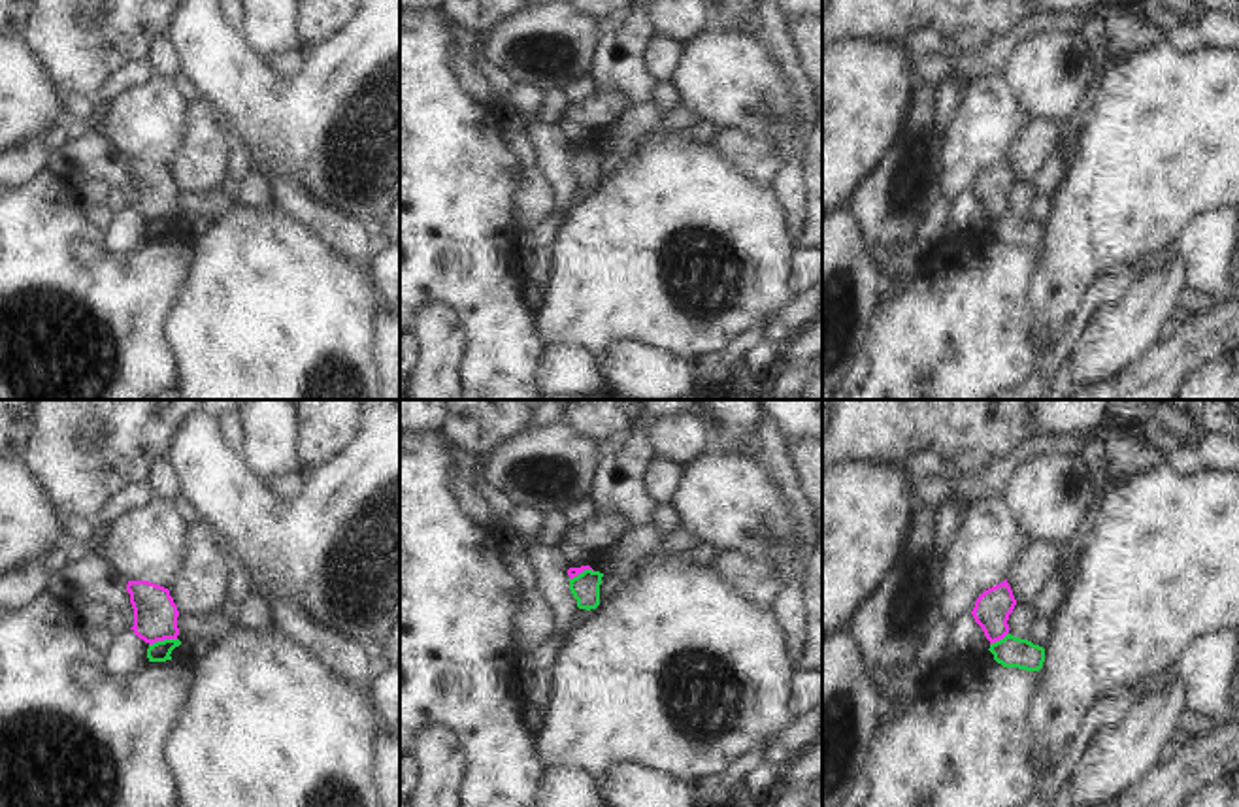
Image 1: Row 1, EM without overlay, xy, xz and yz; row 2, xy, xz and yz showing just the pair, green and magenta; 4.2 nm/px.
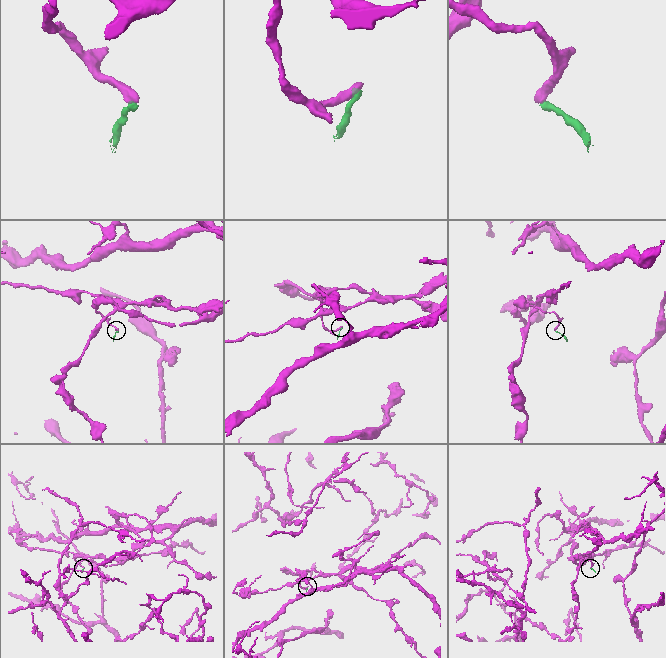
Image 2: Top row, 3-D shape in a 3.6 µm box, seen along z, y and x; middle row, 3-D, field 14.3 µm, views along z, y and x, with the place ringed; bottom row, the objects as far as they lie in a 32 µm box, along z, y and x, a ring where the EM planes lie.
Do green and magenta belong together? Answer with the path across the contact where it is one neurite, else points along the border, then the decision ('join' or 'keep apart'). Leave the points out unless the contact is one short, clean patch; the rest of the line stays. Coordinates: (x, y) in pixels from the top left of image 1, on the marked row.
border along xy (176, 638), (165, 638), (149, 645); keep apart

